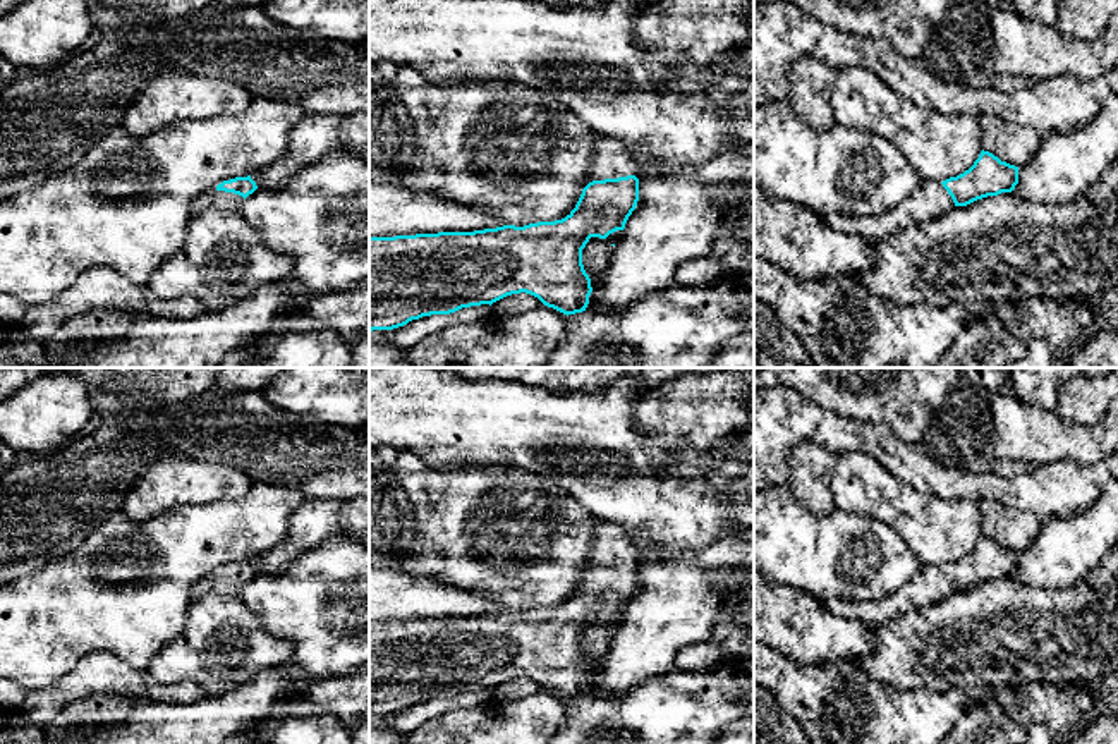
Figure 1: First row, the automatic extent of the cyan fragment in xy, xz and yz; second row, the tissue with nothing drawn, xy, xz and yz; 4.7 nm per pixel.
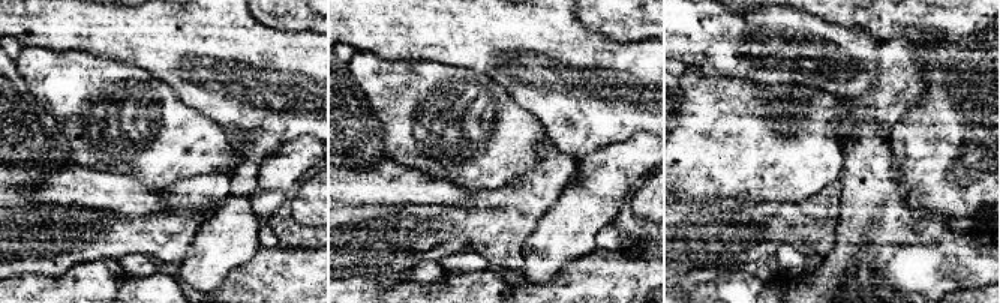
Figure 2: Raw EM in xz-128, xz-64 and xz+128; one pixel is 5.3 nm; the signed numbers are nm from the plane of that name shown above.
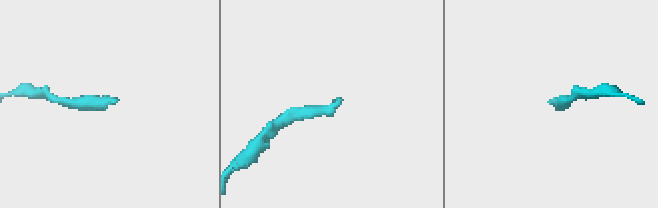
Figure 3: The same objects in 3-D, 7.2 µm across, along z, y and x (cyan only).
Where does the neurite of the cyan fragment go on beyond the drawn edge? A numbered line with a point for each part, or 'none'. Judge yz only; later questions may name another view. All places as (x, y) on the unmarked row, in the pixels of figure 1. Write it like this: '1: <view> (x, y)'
1: yz (931, 585)

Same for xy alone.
1: xy (213, 583)

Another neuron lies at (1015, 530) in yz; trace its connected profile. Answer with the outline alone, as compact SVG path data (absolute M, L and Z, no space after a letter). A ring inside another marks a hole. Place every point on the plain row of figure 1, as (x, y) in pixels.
M996 500L979 502L982 512L982 534L1001 546L1020 552L1039 534L1042 521L1030 512L1010 509Z

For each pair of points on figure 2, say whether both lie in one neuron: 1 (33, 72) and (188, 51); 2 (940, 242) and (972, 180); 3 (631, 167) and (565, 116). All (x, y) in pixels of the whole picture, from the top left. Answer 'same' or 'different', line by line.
1: different
2: different
3: different

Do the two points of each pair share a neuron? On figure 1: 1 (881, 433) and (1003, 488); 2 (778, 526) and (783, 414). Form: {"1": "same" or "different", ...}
{"1": "same", "2": "different"}

